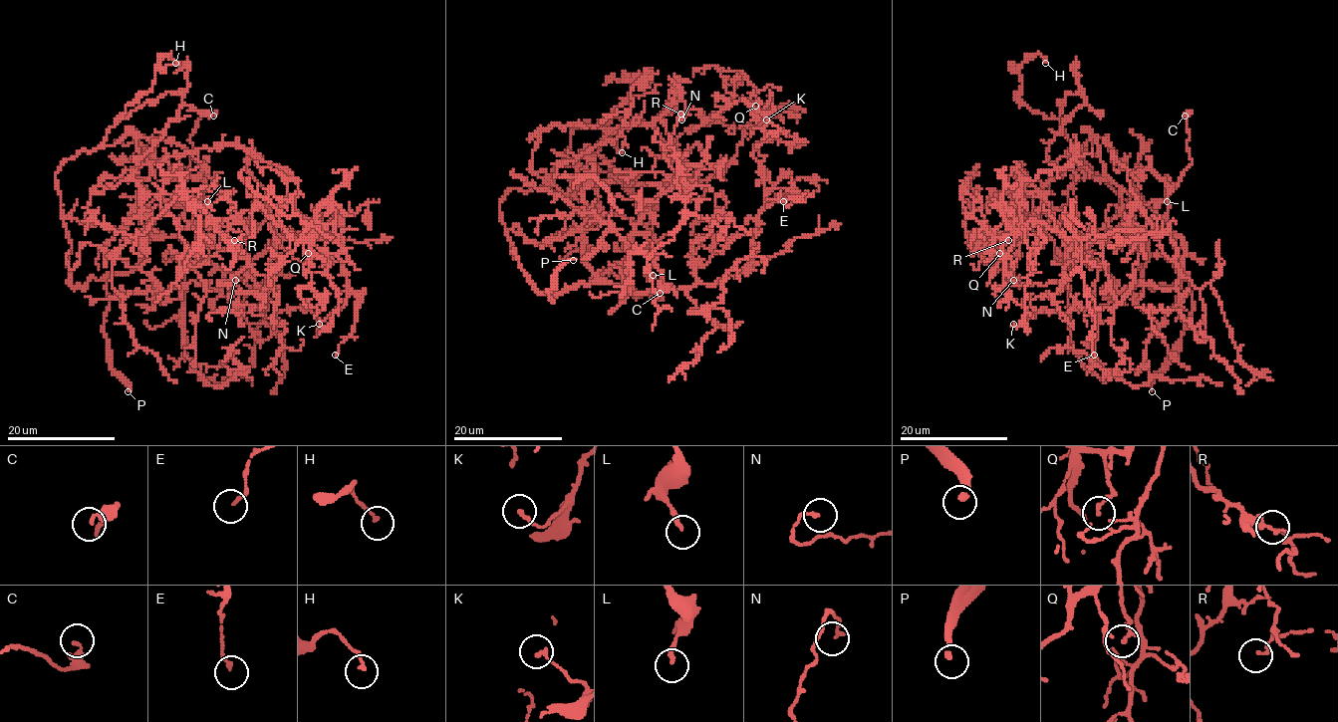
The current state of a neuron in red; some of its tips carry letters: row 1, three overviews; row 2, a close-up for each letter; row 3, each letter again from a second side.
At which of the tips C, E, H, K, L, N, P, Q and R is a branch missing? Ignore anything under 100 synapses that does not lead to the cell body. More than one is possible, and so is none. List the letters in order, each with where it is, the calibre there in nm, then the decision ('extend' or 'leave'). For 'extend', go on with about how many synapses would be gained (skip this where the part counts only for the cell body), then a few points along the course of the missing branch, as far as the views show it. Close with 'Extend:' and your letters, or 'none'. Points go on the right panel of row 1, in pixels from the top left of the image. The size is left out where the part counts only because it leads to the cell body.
C: place (1185, 116); calibre 170 nm; leave
E: place (1094, 355); calibre 140 nm; leave
H: place (1045, 63); calibre 150 nm; leave
K: place (1013, 324); calibre 180 nm; leave
L: place (1167, 201); calibre 190 nm; leave
N: place (1013, 280); calibre 130 nm; leave
P: place (1152, 391); calibre 220 nm; extend
Q: place (999, 253); calibre 170 nm; leave
R: place (1008, 240); calibre 110 nm; leave
Extend: P

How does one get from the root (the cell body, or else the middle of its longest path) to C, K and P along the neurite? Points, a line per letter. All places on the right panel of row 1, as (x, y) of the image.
C: (1177, 266), (1166, 182), (1169, 178), (1177, 185), (1192, 162), (1186, 123), (1192, 112), (1185, 116)
K: (1177, 266), (1174, 239), (1184, 243), (1181, 272), (1167, 231), (1077, 238), (1041, 223), (1025, 314), (1013, 324)
P: (1177, 266), (1190, 281), (1194, 308), (1182, 334), (1179, 353), (1154, 380), (1152, 391)

